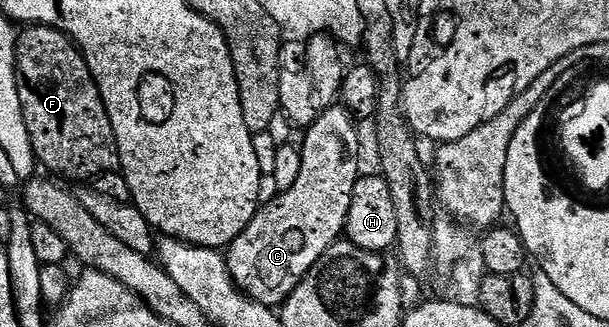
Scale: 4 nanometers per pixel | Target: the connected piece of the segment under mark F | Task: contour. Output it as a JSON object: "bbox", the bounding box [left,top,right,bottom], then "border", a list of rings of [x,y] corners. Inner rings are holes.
{"bbox":[16,25,120,180],"border":[[[28,25],[19,32],[16,40],[16,84],[22,101],[22,117],[30,135],[30,145],[41,168],[65,175],[68,179],[95,180],[96,176],[115,171],[120,165],[116,152],[116,134],[110,125],[106,105],[98,85],[86,65],[80,48],[62,31],[47,25]]]}

